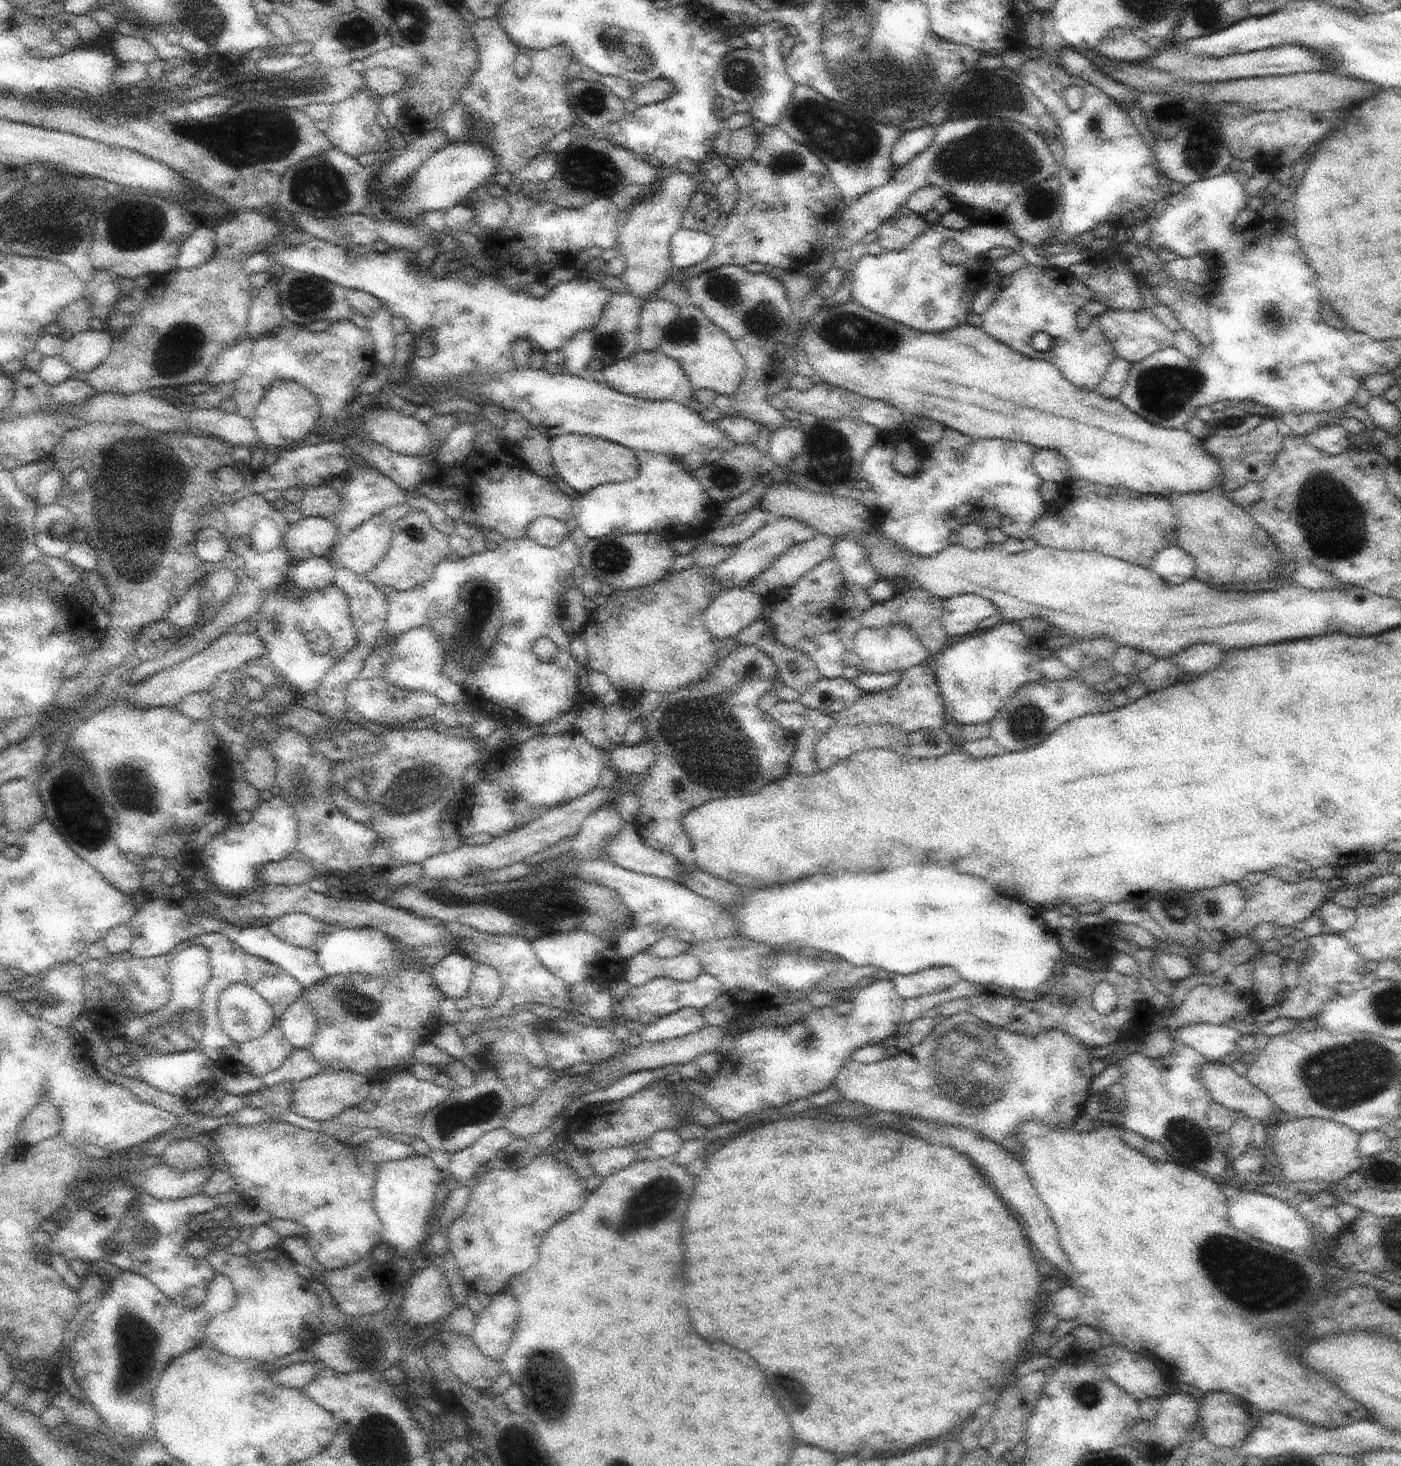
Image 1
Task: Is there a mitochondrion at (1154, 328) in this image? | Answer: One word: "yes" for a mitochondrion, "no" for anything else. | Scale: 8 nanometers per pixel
no

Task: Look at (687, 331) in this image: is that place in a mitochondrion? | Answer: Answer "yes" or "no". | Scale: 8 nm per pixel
yes

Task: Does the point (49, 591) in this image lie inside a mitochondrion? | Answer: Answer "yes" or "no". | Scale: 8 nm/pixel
no

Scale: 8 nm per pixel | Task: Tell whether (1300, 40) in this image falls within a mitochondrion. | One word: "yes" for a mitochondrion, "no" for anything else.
no

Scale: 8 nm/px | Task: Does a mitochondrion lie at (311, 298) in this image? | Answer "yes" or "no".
yes

